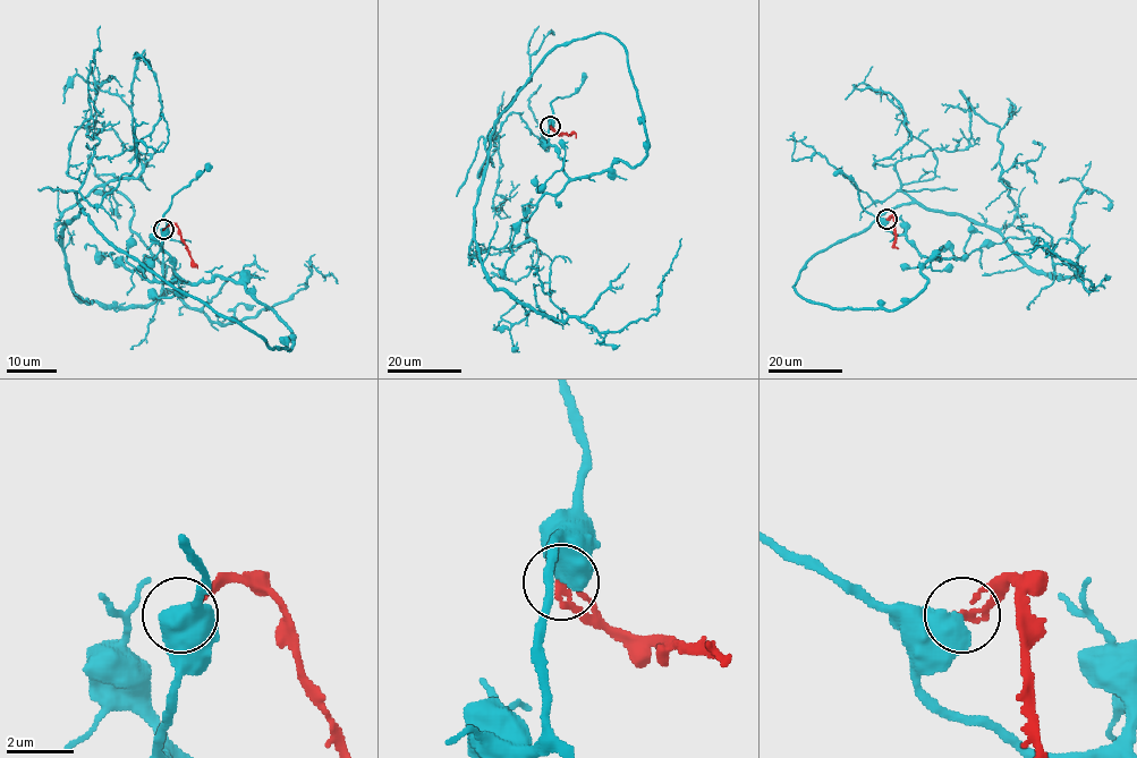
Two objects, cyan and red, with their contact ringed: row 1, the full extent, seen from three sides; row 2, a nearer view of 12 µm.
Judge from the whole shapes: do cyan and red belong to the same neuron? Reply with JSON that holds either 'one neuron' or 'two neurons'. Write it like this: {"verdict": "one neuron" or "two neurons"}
{"verdict": "two neurons"}

